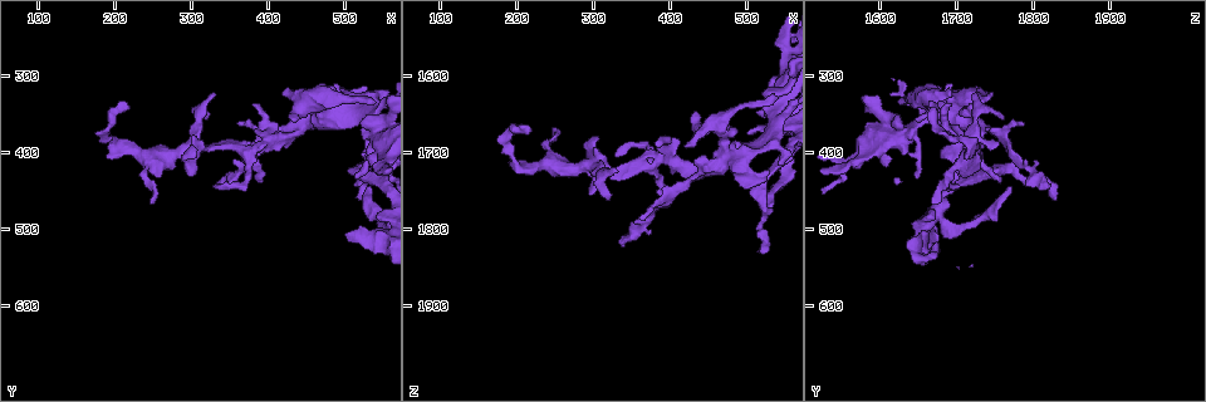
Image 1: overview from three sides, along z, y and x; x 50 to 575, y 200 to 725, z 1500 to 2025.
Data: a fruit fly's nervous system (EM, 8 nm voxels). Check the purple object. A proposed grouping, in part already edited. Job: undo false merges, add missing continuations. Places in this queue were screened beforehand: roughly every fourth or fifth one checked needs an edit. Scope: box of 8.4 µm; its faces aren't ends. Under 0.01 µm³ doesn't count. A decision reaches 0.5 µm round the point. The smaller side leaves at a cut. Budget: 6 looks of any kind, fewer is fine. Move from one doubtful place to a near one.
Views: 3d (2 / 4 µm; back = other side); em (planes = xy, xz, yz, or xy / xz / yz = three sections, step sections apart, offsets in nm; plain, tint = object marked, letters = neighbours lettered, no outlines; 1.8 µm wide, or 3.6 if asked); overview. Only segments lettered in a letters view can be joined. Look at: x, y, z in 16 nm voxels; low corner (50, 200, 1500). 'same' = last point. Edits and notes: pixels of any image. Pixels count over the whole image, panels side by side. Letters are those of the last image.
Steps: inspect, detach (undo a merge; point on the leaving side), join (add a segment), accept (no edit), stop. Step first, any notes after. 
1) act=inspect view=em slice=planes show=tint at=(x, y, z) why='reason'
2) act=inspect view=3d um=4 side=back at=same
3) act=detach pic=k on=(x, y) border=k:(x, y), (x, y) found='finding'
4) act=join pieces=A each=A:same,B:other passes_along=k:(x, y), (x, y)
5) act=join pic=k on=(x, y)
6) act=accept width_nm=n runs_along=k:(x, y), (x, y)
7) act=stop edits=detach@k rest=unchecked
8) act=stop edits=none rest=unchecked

act=inspect view=em slice=planes show=letters at=(520, 465, 1830) why='free end'

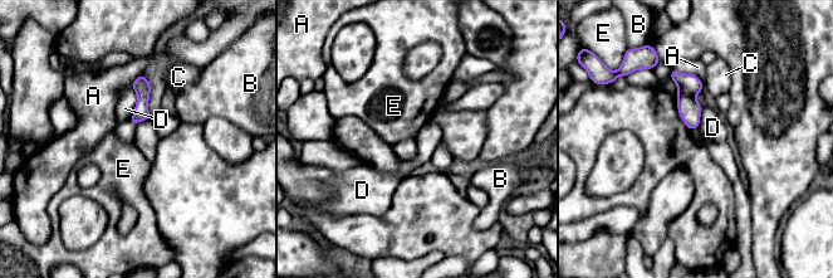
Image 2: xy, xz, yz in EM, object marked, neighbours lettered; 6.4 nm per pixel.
act=accept each=A:other,B:other,C:other,D:other,E:other runs_along=2:(674, 72), (686, 86), (694, 126) found='none of them fits'

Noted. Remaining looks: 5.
act=inspect view=3d um=4 side=back at=(450, 330, 1665) why='small branch off a trunk'

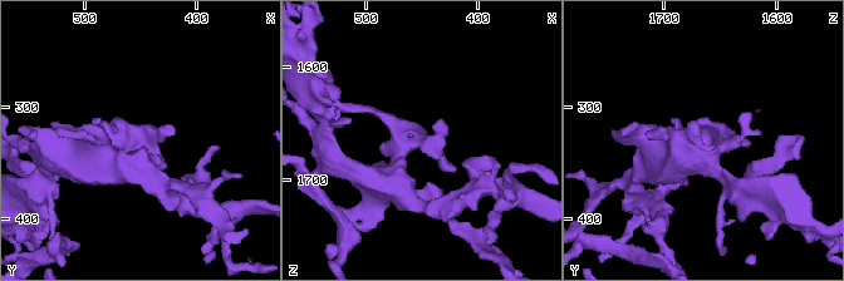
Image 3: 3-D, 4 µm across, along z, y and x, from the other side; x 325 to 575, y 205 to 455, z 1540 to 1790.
act=inspect view=em um=3.6 slice=planes show=letters at=(450, 334, 1666) why='need the tissue'

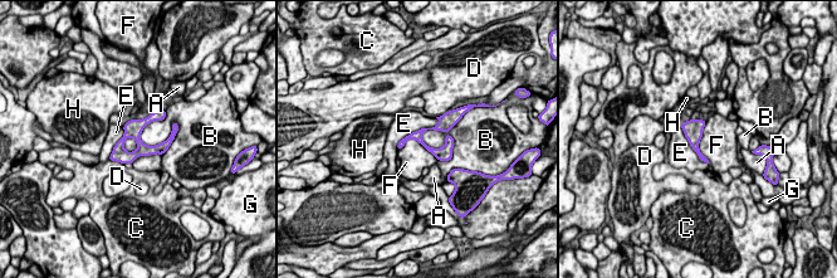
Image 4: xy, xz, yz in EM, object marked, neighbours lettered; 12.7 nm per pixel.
act=accept longest_contact=E:650nm each=A:other,B:other,C:other,D:other,E:other,F:other,G:other,H:other runs_along=4:(160, 115), (137, 125), (113, 157) found='continuous, no second cell'

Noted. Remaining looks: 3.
act=inspect view=em slice=xz step=8 show=tint at=(300, 395, 1720) why='three arms meet'

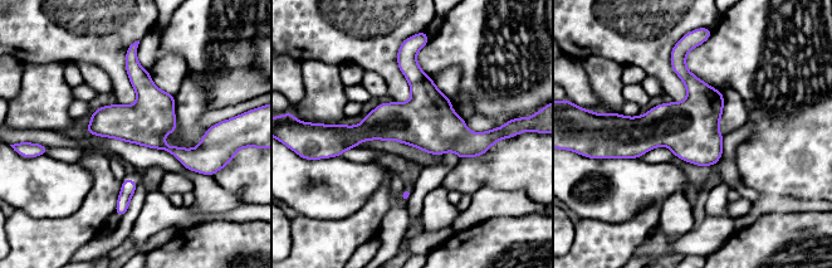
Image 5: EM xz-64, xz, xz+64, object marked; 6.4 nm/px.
act=inspect view=em slice=planes show=letters at=same

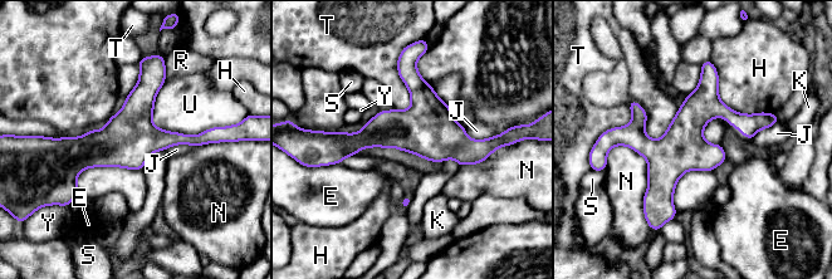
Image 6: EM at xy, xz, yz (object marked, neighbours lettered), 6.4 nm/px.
act=accept each=E:other,H:other,J:other,K:other,N:other,R:other,S:other,T:other,U:other,Y:other runs_along=6:(206, 135), (55, 147) found='all the same cell'

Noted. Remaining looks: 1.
act=stop edits=none rest=unchecked

